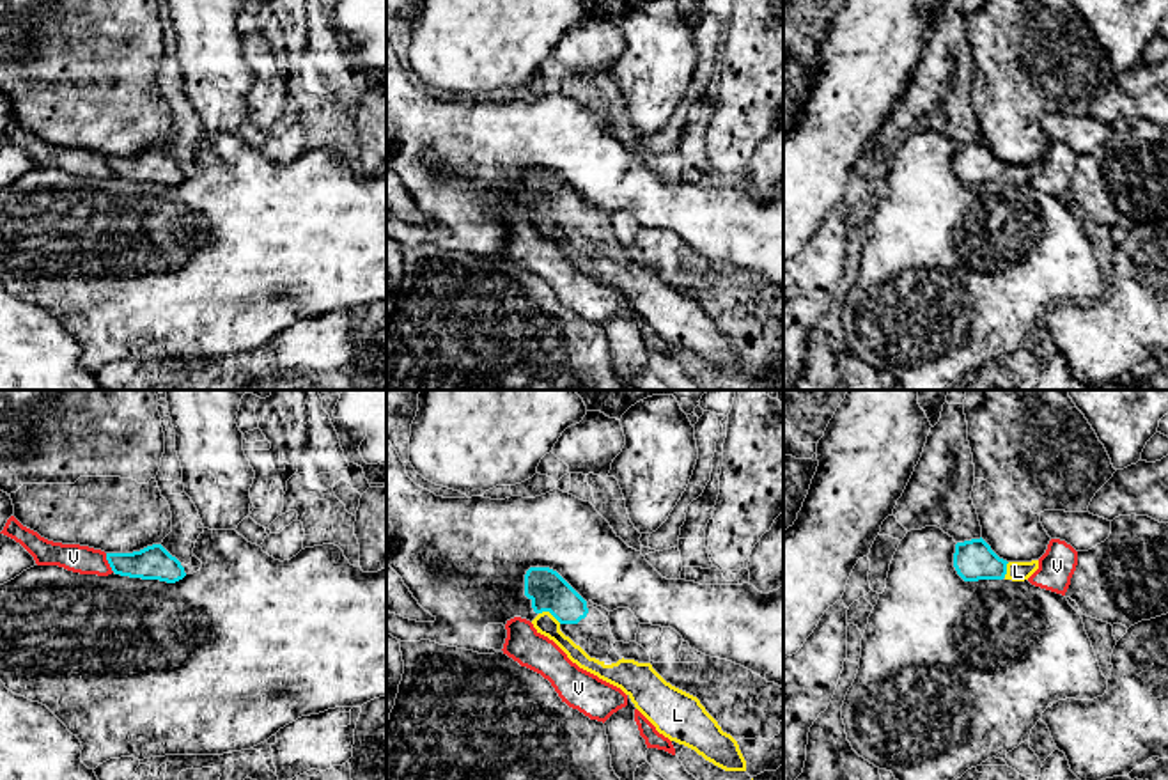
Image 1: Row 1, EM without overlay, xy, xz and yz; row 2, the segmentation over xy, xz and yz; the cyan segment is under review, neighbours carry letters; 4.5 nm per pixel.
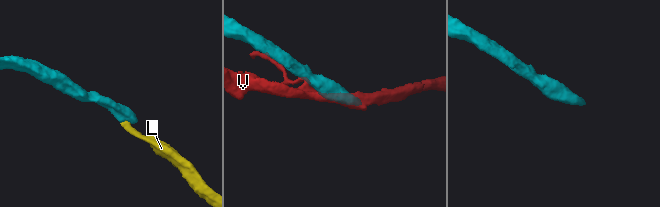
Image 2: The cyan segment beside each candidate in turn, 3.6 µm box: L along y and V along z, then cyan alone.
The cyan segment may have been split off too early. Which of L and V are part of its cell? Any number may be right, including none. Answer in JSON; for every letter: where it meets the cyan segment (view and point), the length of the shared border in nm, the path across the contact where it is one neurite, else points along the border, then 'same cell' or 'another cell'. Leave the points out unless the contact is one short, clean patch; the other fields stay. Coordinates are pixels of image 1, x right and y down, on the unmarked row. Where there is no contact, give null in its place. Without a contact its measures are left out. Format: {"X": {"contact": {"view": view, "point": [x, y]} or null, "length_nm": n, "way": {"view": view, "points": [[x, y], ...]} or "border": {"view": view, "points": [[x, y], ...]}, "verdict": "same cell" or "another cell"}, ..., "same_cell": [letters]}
{"L": {"contact": {"view": "xz", "point": [550, 215]}, "length_nm": 120, "way": {"view": "xz", "points": [[548, 194], [550, 215], [545, 226]]}, "verdict": "same cell"}, "V": {"contact": {"view": "xy", "point": [109, 165]}, "length_nm": 100, "verdict": "another cell"}, "same_cell": ["L"]}

